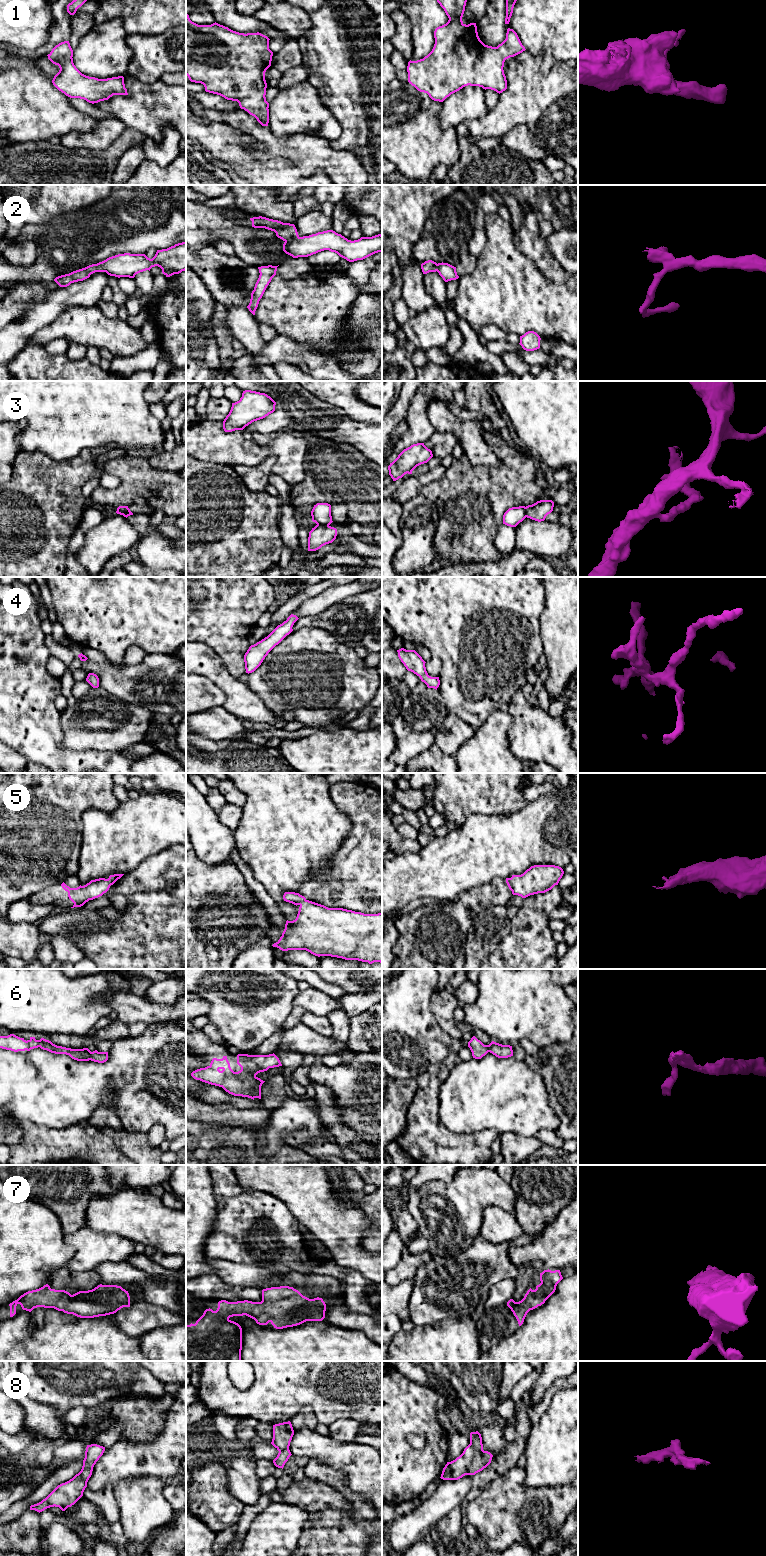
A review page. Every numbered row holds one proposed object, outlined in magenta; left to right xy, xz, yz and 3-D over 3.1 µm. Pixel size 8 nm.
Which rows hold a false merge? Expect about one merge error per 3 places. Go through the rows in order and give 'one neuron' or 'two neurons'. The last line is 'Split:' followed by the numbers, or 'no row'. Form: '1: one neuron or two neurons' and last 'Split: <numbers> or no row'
1: one neuron
2: one neuron
3: two neurons
4: one neuron
5: one neuron
6: one neuron
7: one neuron
8: one neuron
Split: 3

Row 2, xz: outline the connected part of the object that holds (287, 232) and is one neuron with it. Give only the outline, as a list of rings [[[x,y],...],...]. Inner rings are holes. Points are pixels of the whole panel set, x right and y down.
[[[262,216],[253,217],[250,220],[254,228],[274,231],[276,236],[284,241],[283,251],[293,258],[308,257],[329,250],[349,262],[354,262],[382,252],[381,234],[361,237],[354,241],[348,240],[333,230],[300,237],[294,224],[283,223]]]

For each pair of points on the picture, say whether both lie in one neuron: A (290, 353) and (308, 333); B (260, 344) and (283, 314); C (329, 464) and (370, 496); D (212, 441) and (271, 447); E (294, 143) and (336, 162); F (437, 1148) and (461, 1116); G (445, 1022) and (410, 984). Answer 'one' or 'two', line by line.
A: two
B: two
C: one
D: one
E: one
F: two
G: two

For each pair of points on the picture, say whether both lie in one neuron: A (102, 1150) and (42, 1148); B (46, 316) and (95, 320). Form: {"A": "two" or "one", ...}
{"A": "one", "B": "two"}

